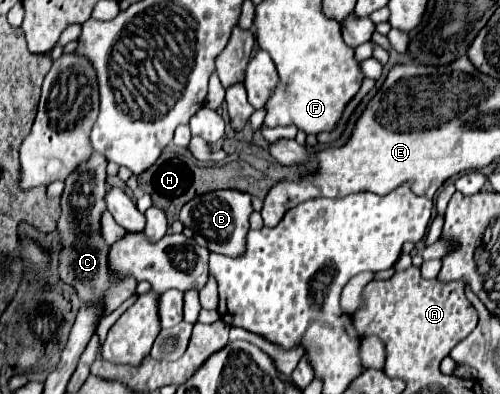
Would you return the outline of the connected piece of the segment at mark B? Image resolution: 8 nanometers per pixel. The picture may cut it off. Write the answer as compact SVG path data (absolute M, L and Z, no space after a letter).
M213 191L207 195L199 195L183 205L181 223L193 231L193 239L207 247L213 253L221 253L227 257L239 257L245 253L245 237L249 231L249 215L253 213L251 197L241 191Z

